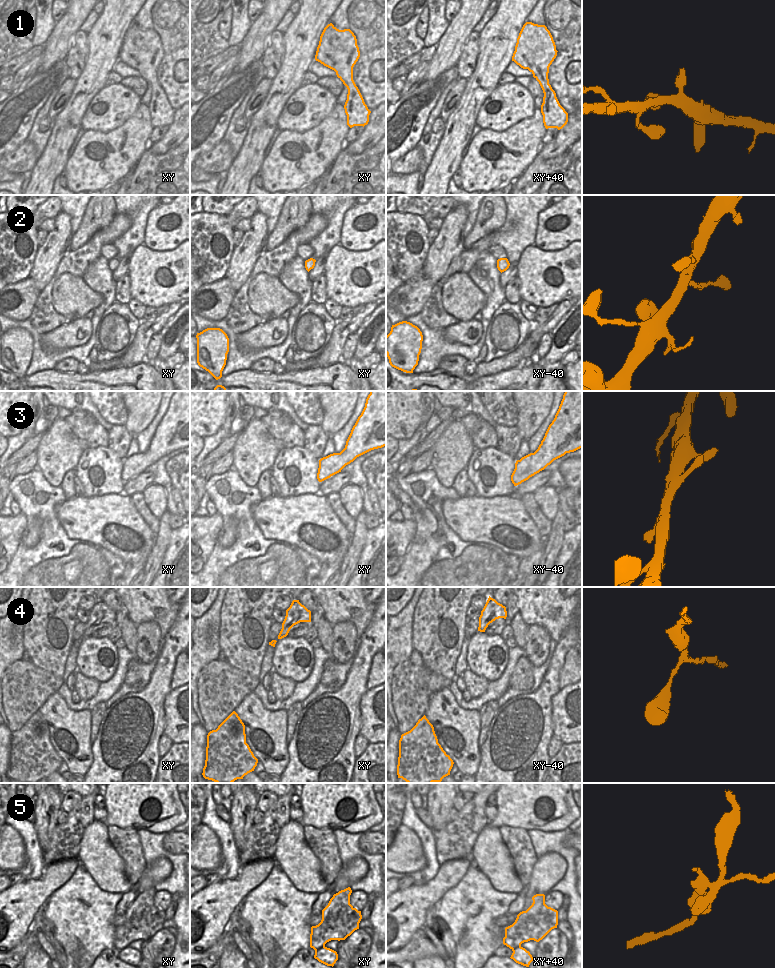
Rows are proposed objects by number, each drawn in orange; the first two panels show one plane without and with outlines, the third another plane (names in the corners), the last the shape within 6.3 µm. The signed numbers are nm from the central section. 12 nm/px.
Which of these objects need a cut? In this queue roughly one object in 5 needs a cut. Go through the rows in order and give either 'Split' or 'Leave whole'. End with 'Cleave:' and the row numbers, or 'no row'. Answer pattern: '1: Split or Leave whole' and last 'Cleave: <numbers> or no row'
1: Leave whole
2: Leave whole
3: Leave whole
4: Leave whole
5: Split
Cleave: 5

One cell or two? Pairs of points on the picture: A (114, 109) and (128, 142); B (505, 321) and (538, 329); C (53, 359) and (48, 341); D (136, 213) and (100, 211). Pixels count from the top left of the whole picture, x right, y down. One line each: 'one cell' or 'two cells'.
A: two cells
B: two cells
C: two cells
D: two cells

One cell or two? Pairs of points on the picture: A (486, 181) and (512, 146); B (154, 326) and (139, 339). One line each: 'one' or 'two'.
A: one
B: one

